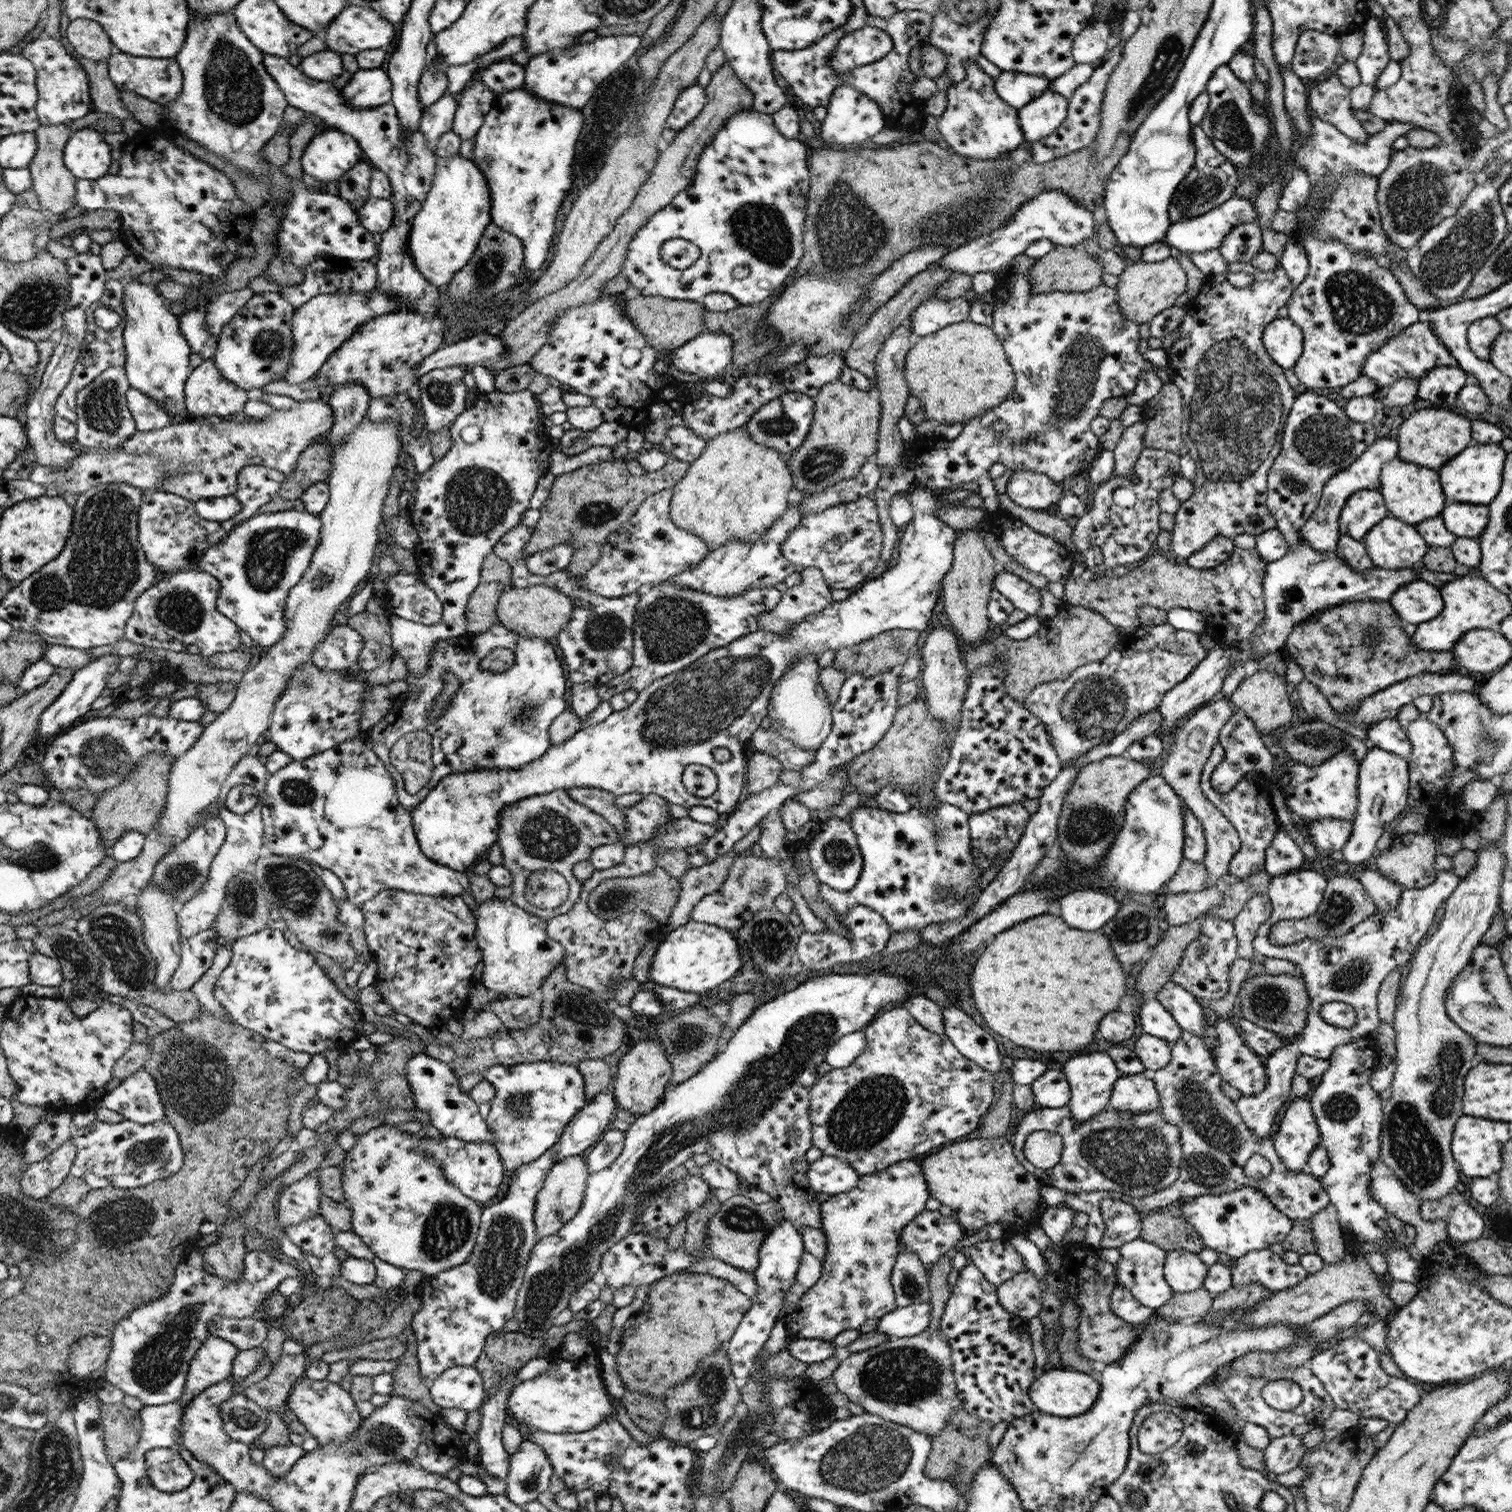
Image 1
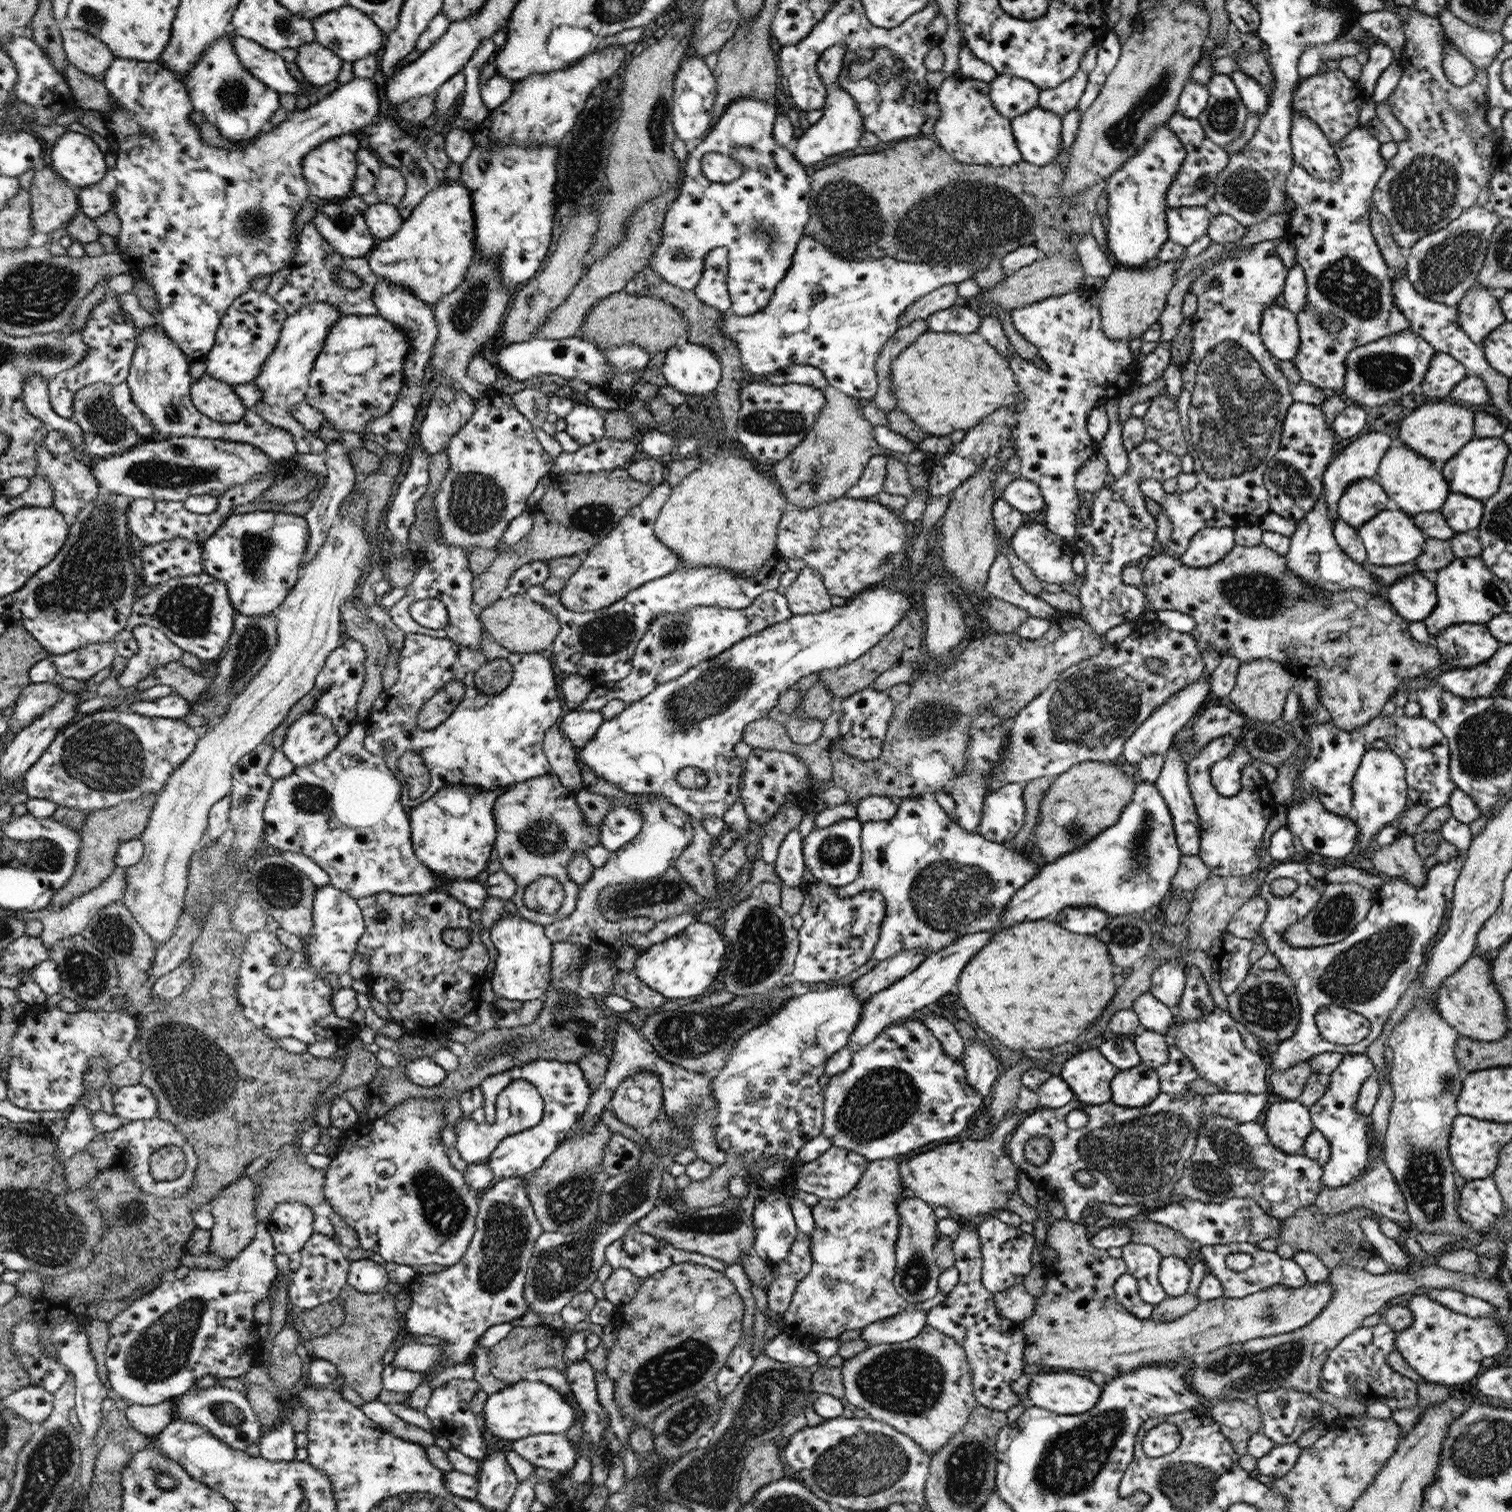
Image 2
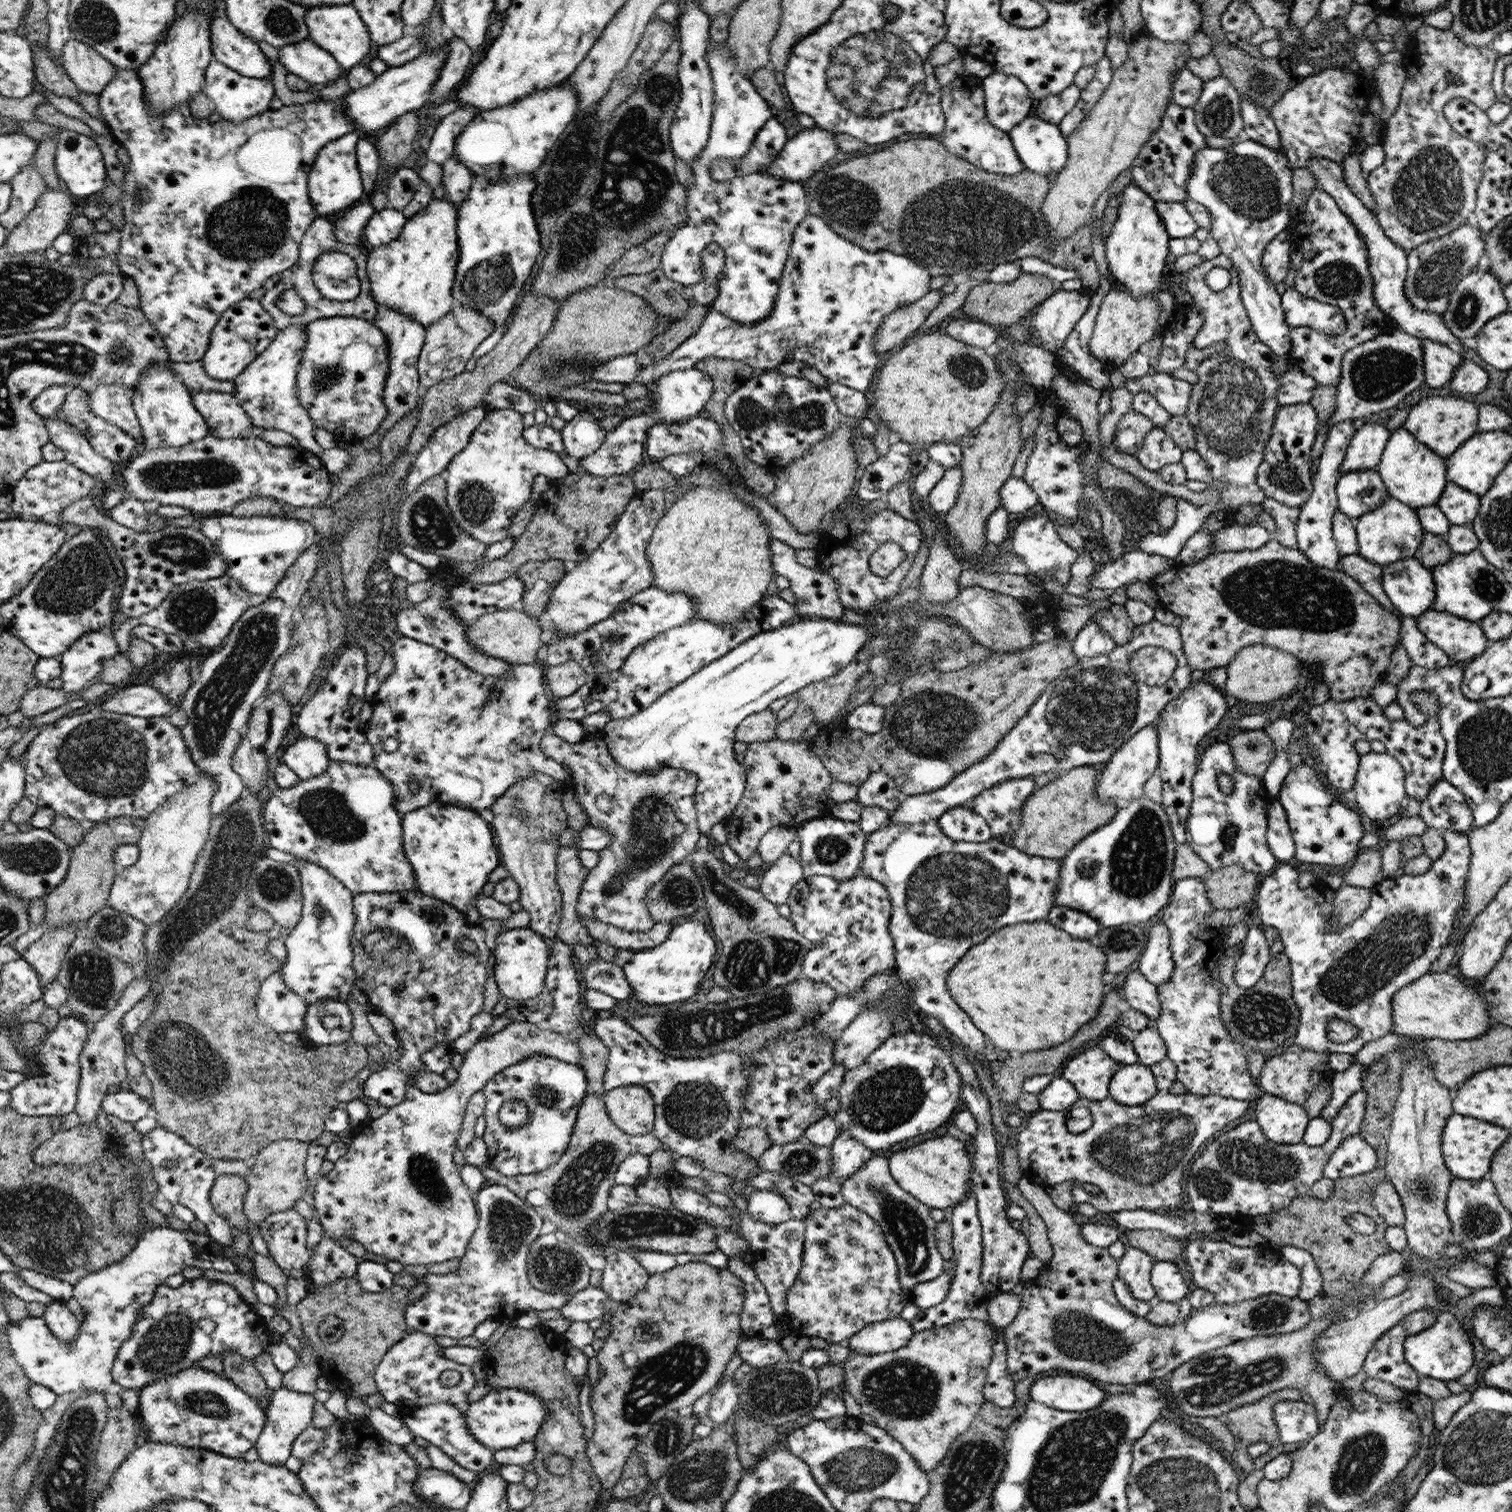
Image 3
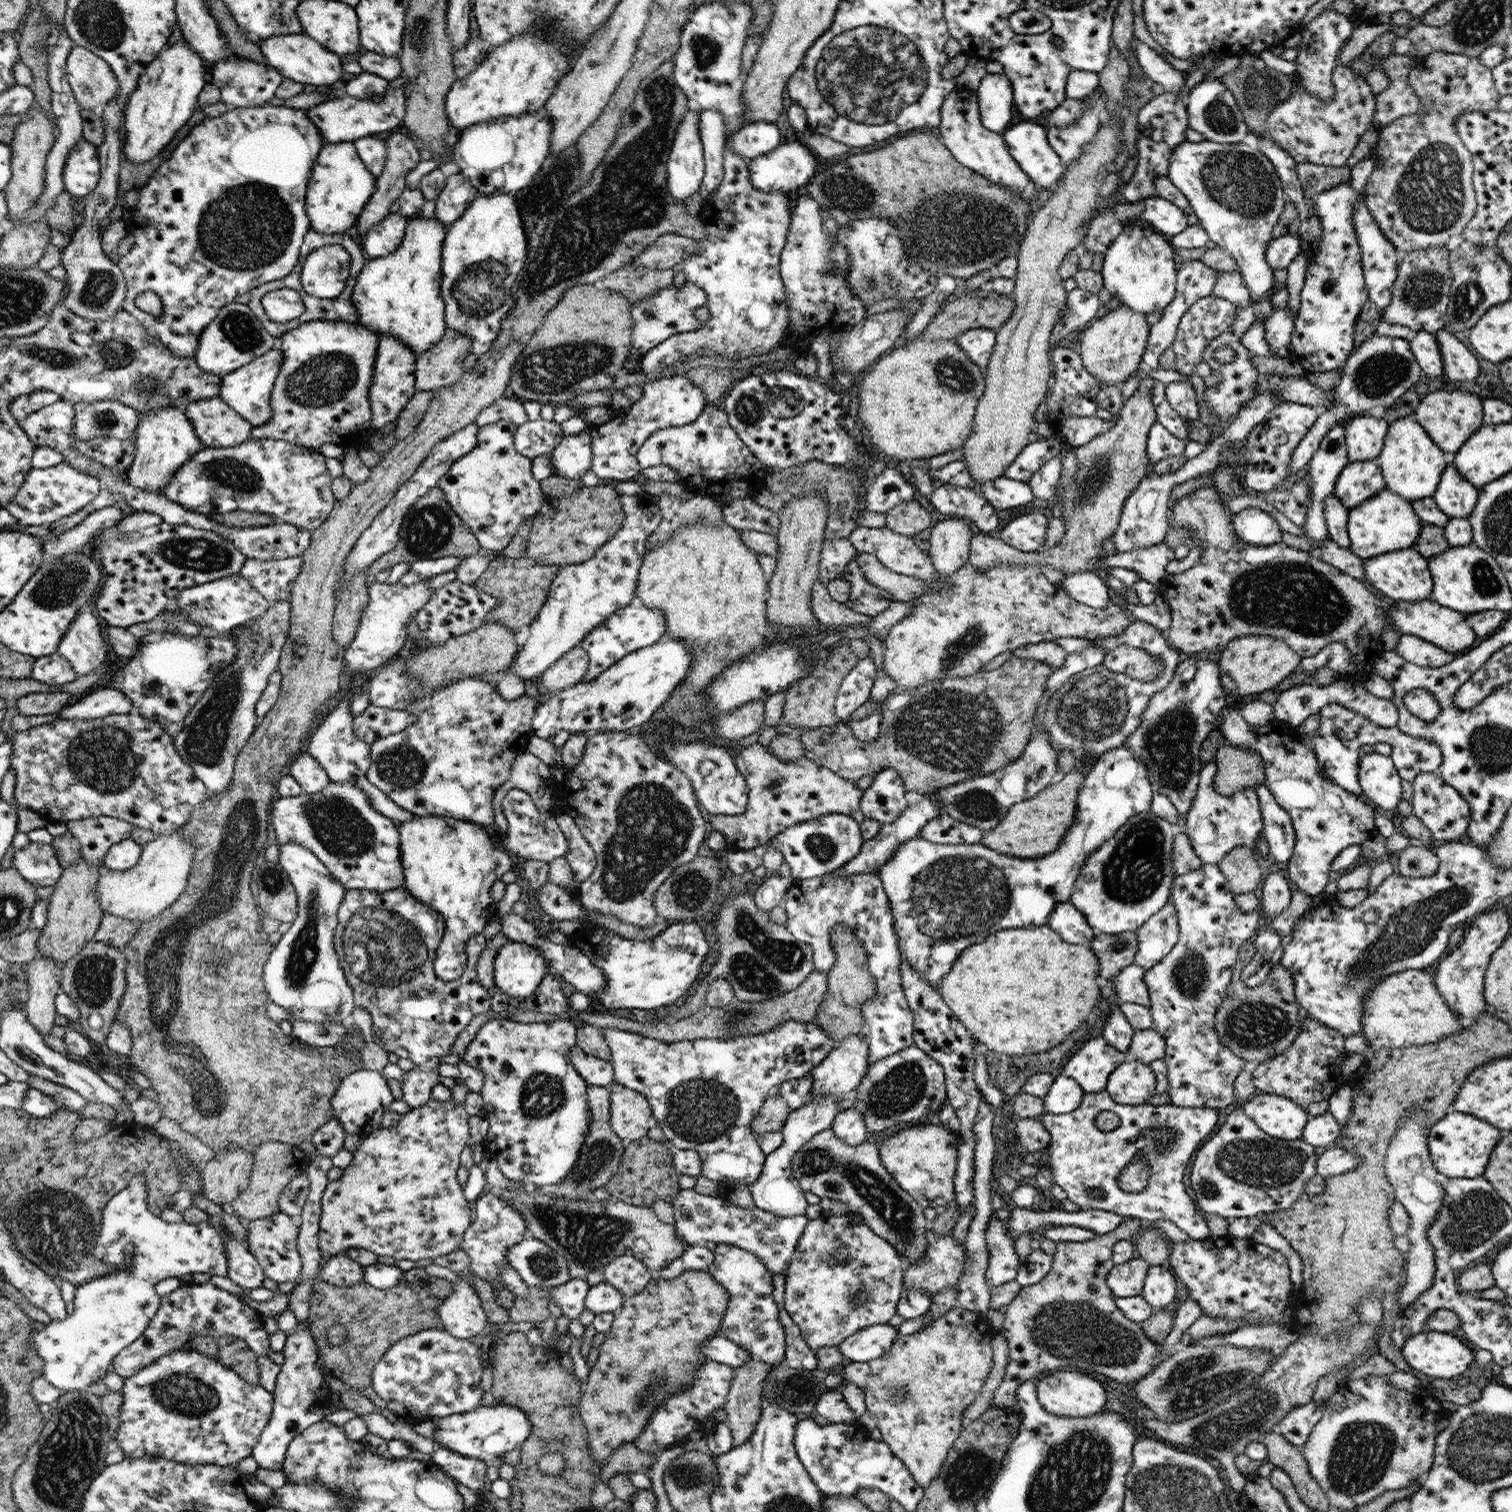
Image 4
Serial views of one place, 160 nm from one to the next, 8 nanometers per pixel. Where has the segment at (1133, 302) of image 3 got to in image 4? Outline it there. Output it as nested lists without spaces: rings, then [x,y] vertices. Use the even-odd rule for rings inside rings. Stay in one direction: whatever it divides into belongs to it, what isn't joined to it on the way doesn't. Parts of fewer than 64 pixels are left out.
[[[1125,304],[1120,305],[1115,310],[1110,310],[1110,313],[1090,323],[1089,328],[1084,328],[1082,340],[1078,342],[1079,354],[1082,364],[1094,378],[1102,378],[1106,386],[1121,385],[1128,378],[1137,372],[1138,364],[1142,361],[1142,356],[1146,350],[1148,335],[1151,325],[1147,323],[1147,314],[1144,312],[1134,312]]]

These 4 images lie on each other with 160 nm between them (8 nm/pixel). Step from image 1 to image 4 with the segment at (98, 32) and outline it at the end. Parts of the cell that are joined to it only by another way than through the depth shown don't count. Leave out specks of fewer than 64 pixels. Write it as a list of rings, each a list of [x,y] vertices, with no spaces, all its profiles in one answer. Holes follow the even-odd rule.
[[[75,45],[67,56],[66,73],[74,99],[81,109],[101,111],[119,93],[119,80],[100,55]]]

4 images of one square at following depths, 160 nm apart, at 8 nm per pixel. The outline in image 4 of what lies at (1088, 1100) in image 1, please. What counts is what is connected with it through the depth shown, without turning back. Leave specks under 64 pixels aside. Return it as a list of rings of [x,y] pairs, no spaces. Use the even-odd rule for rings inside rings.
[[[1101,1034],[1068,1057],[1062,1074],[1073,1078],[1085,1094],[1098,1094],[1107,1087],[1110,1074],[1125,1061],[1125,1054],[1112,1048]]]

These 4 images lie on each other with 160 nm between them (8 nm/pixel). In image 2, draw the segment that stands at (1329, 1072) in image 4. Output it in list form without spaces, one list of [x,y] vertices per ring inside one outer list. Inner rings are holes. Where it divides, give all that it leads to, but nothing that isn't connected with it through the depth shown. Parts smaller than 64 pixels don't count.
[[[1304,1061],[1280,1072],[1269,1070],[1268,1084],[1273,1089],[1272,1092],[1279,1095],[1281,1100],[1297,1101],[1302,1097],[1304,1086],[1312,1075],[1310,1064]]]

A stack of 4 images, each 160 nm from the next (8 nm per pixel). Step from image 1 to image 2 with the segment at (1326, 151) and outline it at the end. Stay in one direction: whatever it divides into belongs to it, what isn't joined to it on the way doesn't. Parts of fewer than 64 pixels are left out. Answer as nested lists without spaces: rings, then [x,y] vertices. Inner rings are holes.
[[[1363,127],[1352,130],[1344,141],[1332,145],[1341,164],[1342,174],[1336,182],[1320,180],[1295,164],[1286,179],[1287,196],[1296,202],[1294,212],[1289,212],[1290,222],[1286,238],[1294,243],[1297,264],[1304,269],[1309,306],[1296,314],[1299,326],[1300,350],[1292,360],[1301,378],[1330,393],[1339,393],[1345,383],[1345,360],[1359,346],[1379,338],[1402,332],[1409,322],[1395,305],[1392,292],[1392,270],[1381,255],[1376,239],[1371,233],[1370,198],[1375,184],[1384,172],[1387,161],[1380,155],[1381,143]],[[1332,313],[1342,318],[1345,327],[1341,335],[1330,335],[1319,322],[1320,316]]]

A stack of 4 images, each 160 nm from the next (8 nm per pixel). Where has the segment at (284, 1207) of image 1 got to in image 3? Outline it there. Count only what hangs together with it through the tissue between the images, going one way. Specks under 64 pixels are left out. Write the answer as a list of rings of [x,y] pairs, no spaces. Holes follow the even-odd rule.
[[[292,1209],[275,1212],[259,1225],[269,1256],[282,1270],[306,1268],[311,1260],[307,1247],[307,1222],[298,1211]]]

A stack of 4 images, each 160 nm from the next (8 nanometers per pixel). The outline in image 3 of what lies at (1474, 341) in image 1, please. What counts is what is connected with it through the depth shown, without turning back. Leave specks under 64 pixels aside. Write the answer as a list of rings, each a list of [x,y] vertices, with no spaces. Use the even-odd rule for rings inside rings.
[[[1476,266],[1458,281],[1442,317],[1448,330],[1451,330],[1454,336],[1472,342],[1487,322],[1506,311],[1508,311],[1507,300],[1500,288],[1499,278],[1496,278],[1496,275],[1492,274],[1489,268],[1478,268]]]

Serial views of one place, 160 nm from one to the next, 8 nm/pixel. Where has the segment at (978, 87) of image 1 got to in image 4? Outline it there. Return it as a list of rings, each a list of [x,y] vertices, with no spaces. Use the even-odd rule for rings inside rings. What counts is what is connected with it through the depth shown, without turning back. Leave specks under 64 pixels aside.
[[[955,85],[954,91],[946,97],[942,104],[941,122],[937,130],[942,138],[942,144],[948,148],[948,151],[960,164],[996,184],[1003,184],[1007,190],[1019,194],[1020,197],[1036,192],[1030,177],[1008,153],[1004,138],[981,124],[978,97],[974,90],[963,85]]]

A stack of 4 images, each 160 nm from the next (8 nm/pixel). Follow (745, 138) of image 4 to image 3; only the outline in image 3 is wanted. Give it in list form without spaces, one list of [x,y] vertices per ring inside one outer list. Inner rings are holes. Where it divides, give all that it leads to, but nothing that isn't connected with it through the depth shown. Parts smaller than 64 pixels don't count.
[[[782,118],[773,119],[760,129],[750,147],[749,153],[742,158],[726,160],[718,158],[710,166],[710,177],[716,181],[733,177],[753,175],[765,169],[771,160],[779,156],[788,142],[788,134],[782,125]]]

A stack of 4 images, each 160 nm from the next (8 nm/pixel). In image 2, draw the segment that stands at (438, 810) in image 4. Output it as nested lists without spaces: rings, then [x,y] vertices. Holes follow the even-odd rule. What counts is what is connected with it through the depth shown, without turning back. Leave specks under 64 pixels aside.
[[[484,633],[484,640],[476,650],[470,650],[467,646],[456,644],[447,639],[431,638],[422,634],[408,634],[405,636],[402,651],[399,656],[399,676],[396,684],[388,690],[382,690],[380,696],[374,702],[374,708],[368,716],[366,735],[364,737],[364,748],[372,755],[382,757],[386,767],[394,773],[394,777],[400,781],[400,803],[410,809],[426,802],[430,797],[435,796],[440,789],[453,785],[477,785],[483,790],[507,790],[513,785],[529,781],[536,777],[543,777],[551,774],[551,765],[547,761],[546,752],[543,750],[543,741],[547,730],[552,724],[557,724],[562,718],[562,702],[558,694],[558,684],[554,676],[554,668],[544,652],[529,652],[518,654],[510,652],[507,647],[500,646],[490,634]],[[496,659],[506,659],[513,668],[513,677],[510,685],[500,695],[486,695],[480,691],[475,682],[475,674],[484,663]],[[459,680],[466,692],[454,712],[436,728],[424,730],[418,726],[417,716],[419,710],[426,705],[426,702],[436,695],[436,692],[444,685]],[[394,741],[394,751],[389,755],[384,753],[384,742]],[[405,752],[419,752],[428,772],[430,773],[430,784],[427,791],[418,798],[409,797],[408,784],[400,769],[398,761]]]

